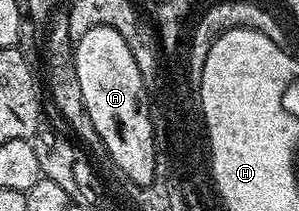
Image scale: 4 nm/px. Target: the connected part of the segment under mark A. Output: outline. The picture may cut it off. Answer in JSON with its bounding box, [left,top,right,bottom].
[74,26,156,186]

